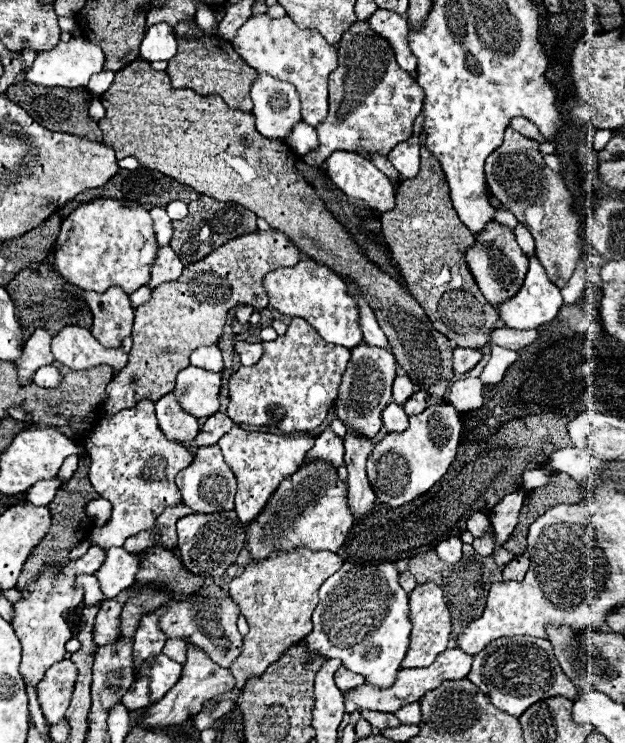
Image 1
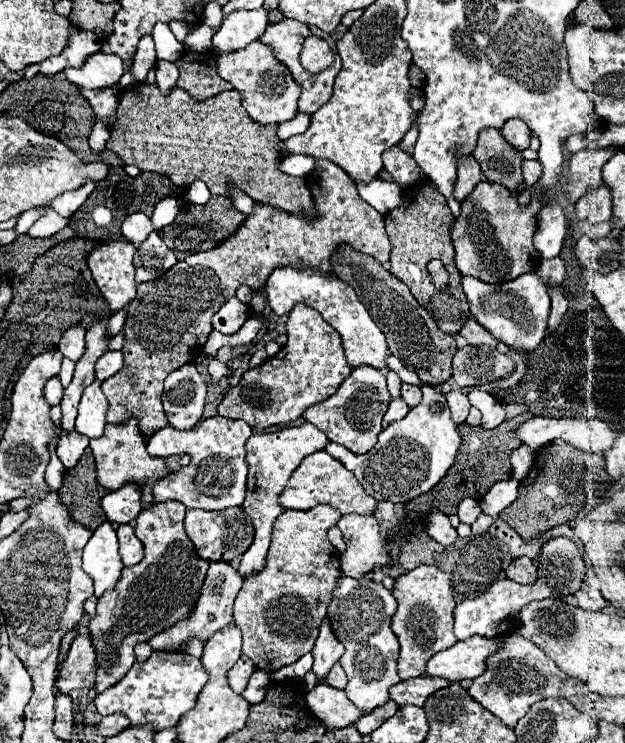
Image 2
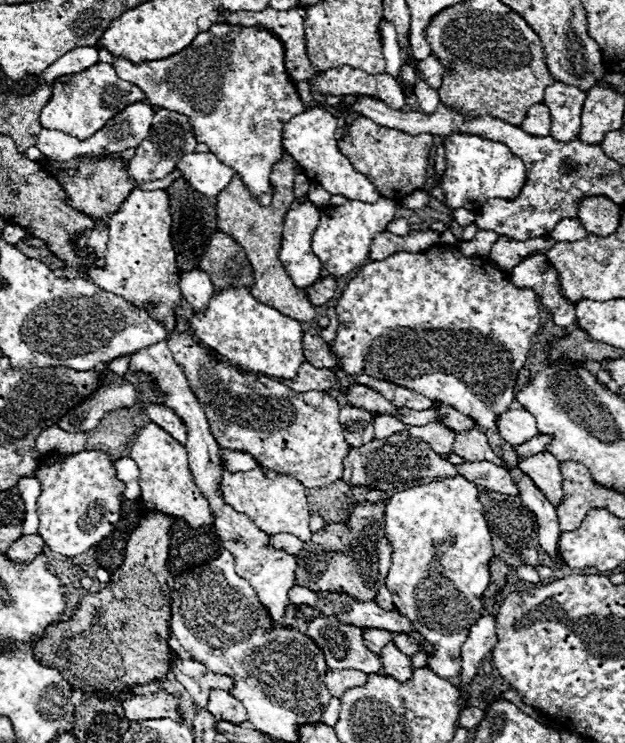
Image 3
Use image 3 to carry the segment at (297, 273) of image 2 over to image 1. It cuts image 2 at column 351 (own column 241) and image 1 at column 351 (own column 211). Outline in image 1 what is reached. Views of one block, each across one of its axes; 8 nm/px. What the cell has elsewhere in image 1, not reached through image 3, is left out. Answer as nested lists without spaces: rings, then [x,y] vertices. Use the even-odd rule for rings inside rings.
[[[302,260],[292,268],[278,268],[266,276],[264,282],[266,294],[270,298],[270,306],[278,312],[304,318],[310,322],[318,334],[330,342],[346,348],[354,348],[362,344],[362,330],[358,326],[358,310],[354,300],[346,292],[346,284],[326,266],[314,260]]]

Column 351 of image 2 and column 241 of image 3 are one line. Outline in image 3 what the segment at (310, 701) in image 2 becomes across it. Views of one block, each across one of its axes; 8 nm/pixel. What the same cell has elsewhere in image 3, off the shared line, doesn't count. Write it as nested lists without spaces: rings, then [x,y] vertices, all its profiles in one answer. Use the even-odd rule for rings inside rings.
[[[214,690],[214,692],[210,692],[208,712],[212,712],[220,720],[226,720],[226,722],[232,722],[232,724],[238,724],[238,726],[242,722],[248,722],[246,708],[228,690]]]

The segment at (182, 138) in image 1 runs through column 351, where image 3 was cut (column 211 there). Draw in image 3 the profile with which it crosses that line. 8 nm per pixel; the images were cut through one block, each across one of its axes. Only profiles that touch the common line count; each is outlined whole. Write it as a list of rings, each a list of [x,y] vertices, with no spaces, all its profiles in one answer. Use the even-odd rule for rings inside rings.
[[[214,232],[210,244],[198,264],[208,272],[216,290],[226,286],[252,286],[252,266],[244,254],[244,248],[224,232]]]

